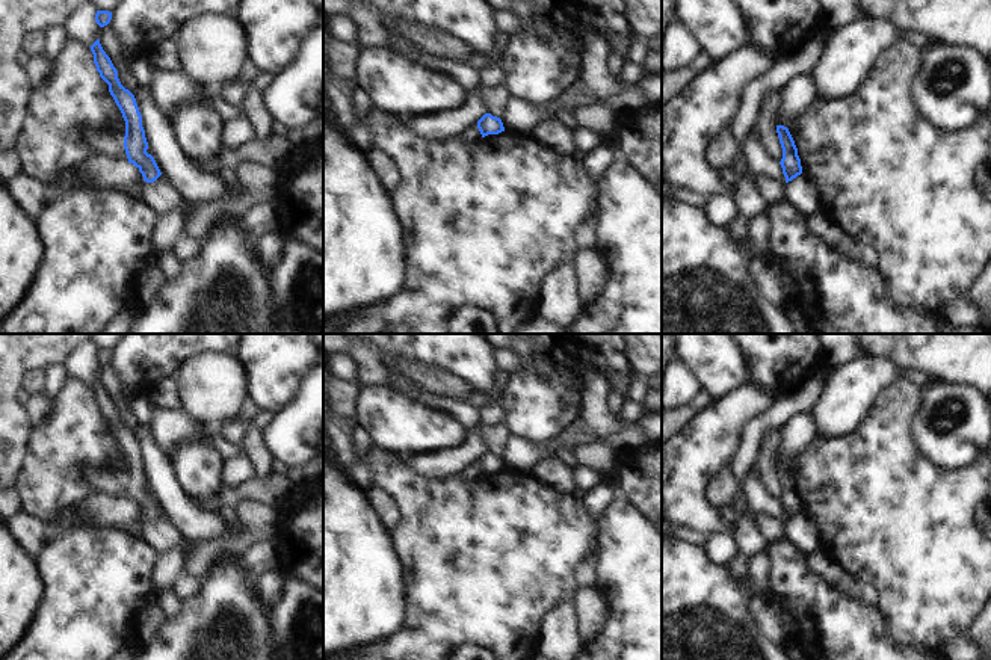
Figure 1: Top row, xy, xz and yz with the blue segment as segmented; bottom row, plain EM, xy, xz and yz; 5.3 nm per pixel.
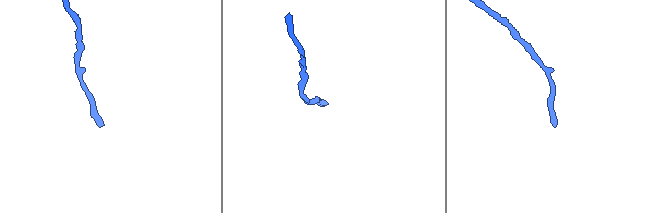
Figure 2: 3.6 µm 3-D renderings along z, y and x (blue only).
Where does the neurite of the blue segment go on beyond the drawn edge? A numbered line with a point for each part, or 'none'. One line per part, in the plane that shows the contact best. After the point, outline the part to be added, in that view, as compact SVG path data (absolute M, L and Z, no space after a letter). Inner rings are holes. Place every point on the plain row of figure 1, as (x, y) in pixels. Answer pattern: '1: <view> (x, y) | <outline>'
none

